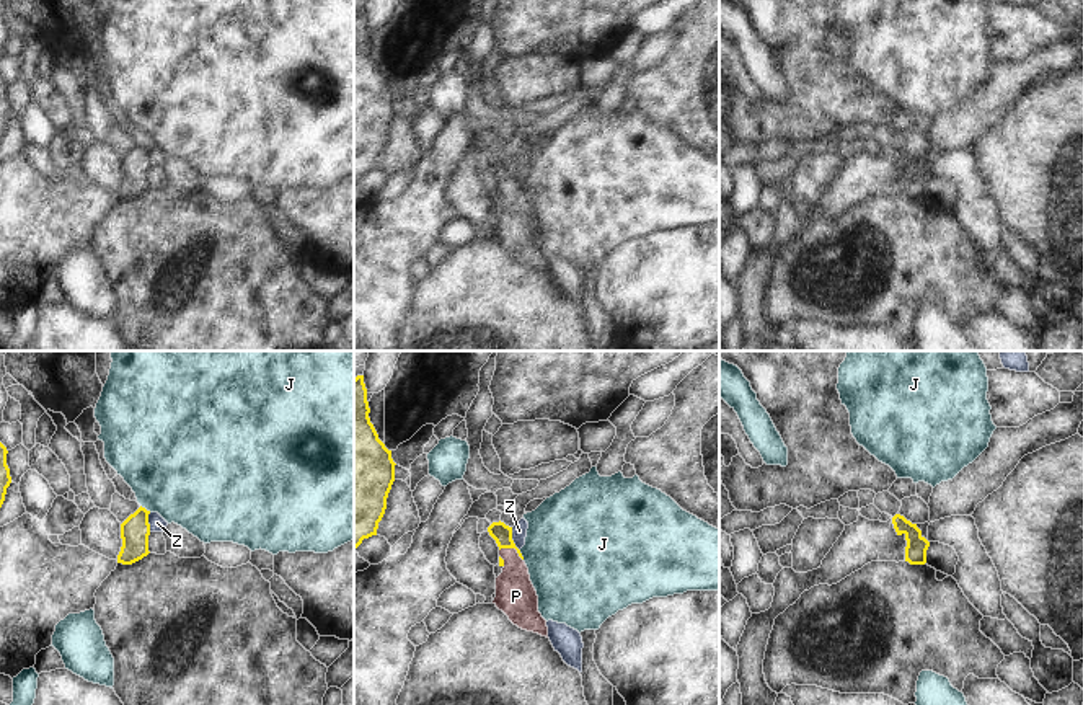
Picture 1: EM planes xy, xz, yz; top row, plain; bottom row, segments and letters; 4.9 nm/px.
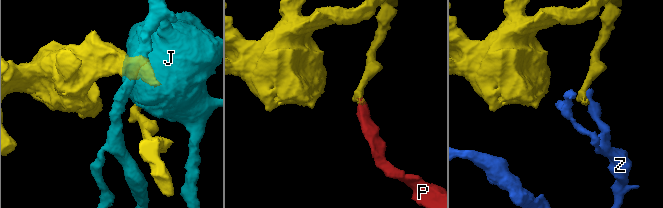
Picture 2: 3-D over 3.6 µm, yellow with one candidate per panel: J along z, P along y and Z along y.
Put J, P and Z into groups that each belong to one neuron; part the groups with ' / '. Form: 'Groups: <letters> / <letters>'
Groups: J / P / Z

